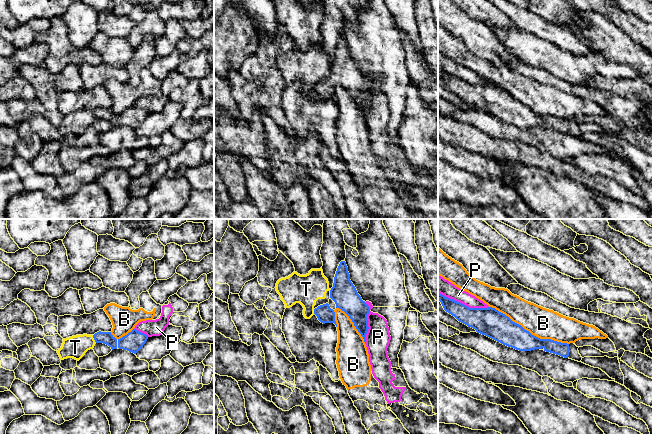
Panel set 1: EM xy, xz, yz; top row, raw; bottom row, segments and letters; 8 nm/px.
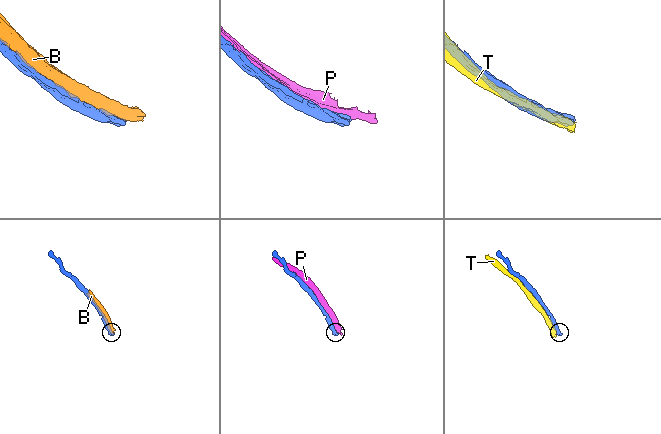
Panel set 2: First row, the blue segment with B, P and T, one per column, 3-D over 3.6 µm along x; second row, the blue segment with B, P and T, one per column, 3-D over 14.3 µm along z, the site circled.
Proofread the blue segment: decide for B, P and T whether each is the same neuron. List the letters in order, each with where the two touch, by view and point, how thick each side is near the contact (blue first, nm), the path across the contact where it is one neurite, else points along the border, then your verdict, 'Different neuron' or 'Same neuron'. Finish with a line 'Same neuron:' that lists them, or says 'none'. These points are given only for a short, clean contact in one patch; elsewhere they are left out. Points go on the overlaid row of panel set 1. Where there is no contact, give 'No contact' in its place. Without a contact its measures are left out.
B: Touches blue at yz (528, 331). Thickness 220 nm (blue) against 240 nm. Different neuron
P: Touches blue at yz (463, 304). Thickness 220 nm (blue) against 130 nm. Different neuron
T: Touches blue at xy (94, 339). Thickness 100 nm (blue) against 180 nm. Different neuron
Same neuron: none

